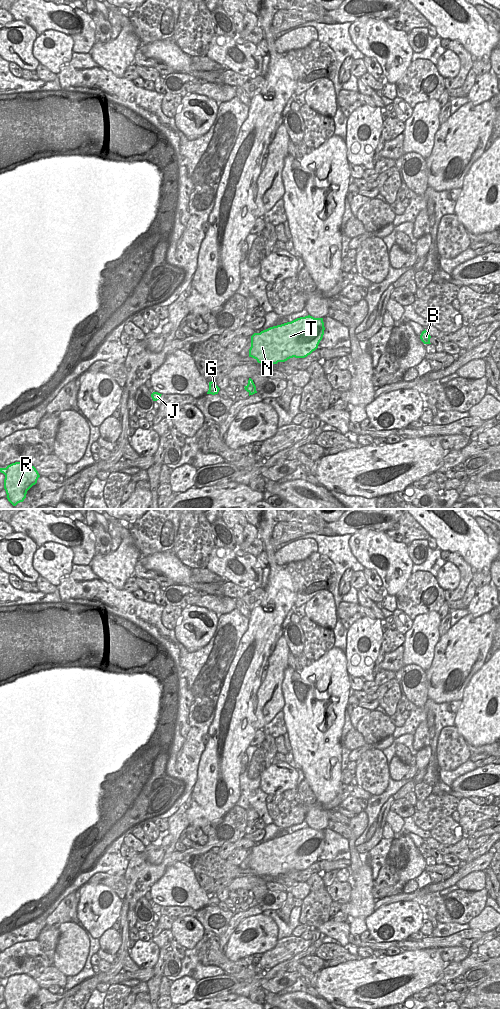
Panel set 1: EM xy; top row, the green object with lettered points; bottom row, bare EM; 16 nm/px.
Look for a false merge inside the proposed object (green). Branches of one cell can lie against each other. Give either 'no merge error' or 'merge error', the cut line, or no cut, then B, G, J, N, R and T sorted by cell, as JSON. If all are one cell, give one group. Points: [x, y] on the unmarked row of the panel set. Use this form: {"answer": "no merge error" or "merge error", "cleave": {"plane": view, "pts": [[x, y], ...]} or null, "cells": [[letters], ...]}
{"answer": "no merge error", "cleave": null, "cells": [["B", "G", "J", "N", "R", "T"]]}

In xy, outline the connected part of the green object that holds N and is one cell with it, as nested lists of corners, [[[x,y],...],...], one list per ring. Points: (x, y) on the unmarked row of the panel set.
[[[310,827],[297,830],[291,834],[270,839],[251,848],[249,869],[258,875],[277,876],[290,870],[305,870],[318,860],[324,847],[323,830],[314,830]]]

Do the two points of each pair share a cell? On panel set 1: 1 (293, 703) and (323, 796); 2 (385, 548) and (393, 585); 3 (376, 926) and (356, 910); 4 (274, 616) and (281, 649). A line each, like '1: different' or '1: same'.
1: same
2: same
3: different
4: different

